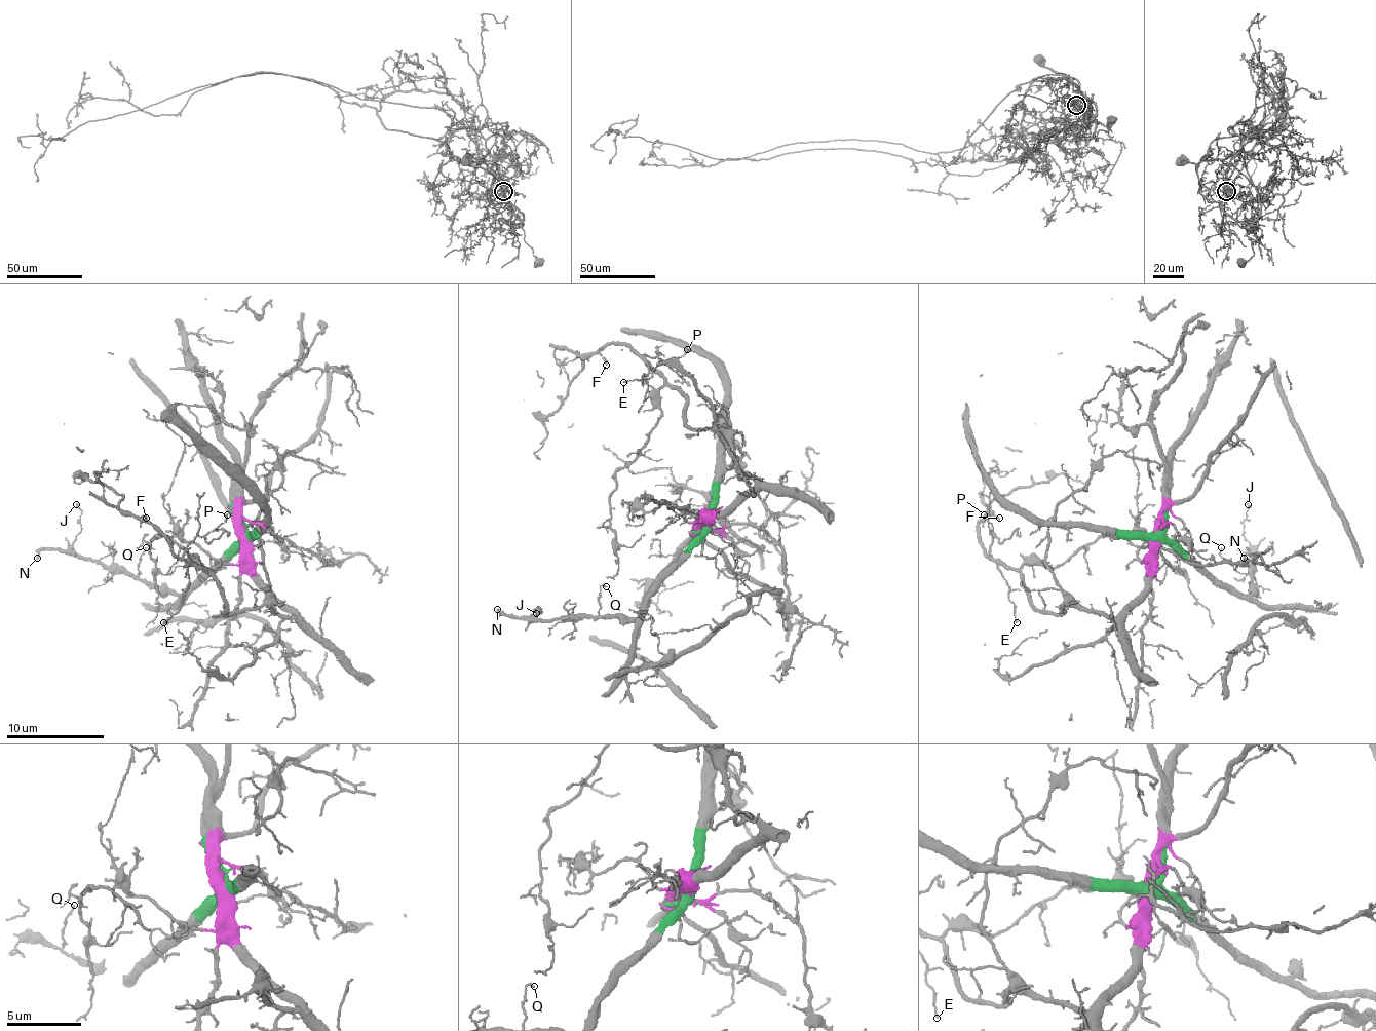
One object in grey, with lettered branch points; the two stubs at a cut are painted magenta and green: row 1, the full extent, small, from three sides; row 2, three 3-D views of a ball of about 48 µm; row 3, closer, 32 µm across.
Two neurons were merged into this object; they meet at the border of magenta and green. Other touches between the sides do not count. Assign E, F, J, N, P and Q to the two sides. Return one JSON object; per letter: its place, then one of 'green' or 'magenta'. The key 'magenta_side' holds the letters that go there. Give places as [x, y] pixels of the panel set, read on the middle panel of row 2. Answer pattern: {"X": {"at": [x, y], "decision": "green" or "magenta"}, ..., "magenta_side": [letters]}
{"E": {"at": [623, 382], "decision": "magenta"}, "F": {"at": [606, 365], "decision": "magenta"}, "J": {"at": [536, 613], "decision": "green"}, "N": {"at": [497, 609], "decision": "green"}, "P": {"at": [687, 349], "decision": "magenta"}, "Q": {"at": [606, 586], "decision": "green"}, "magenta_side": ["E", "F", "P"]}

